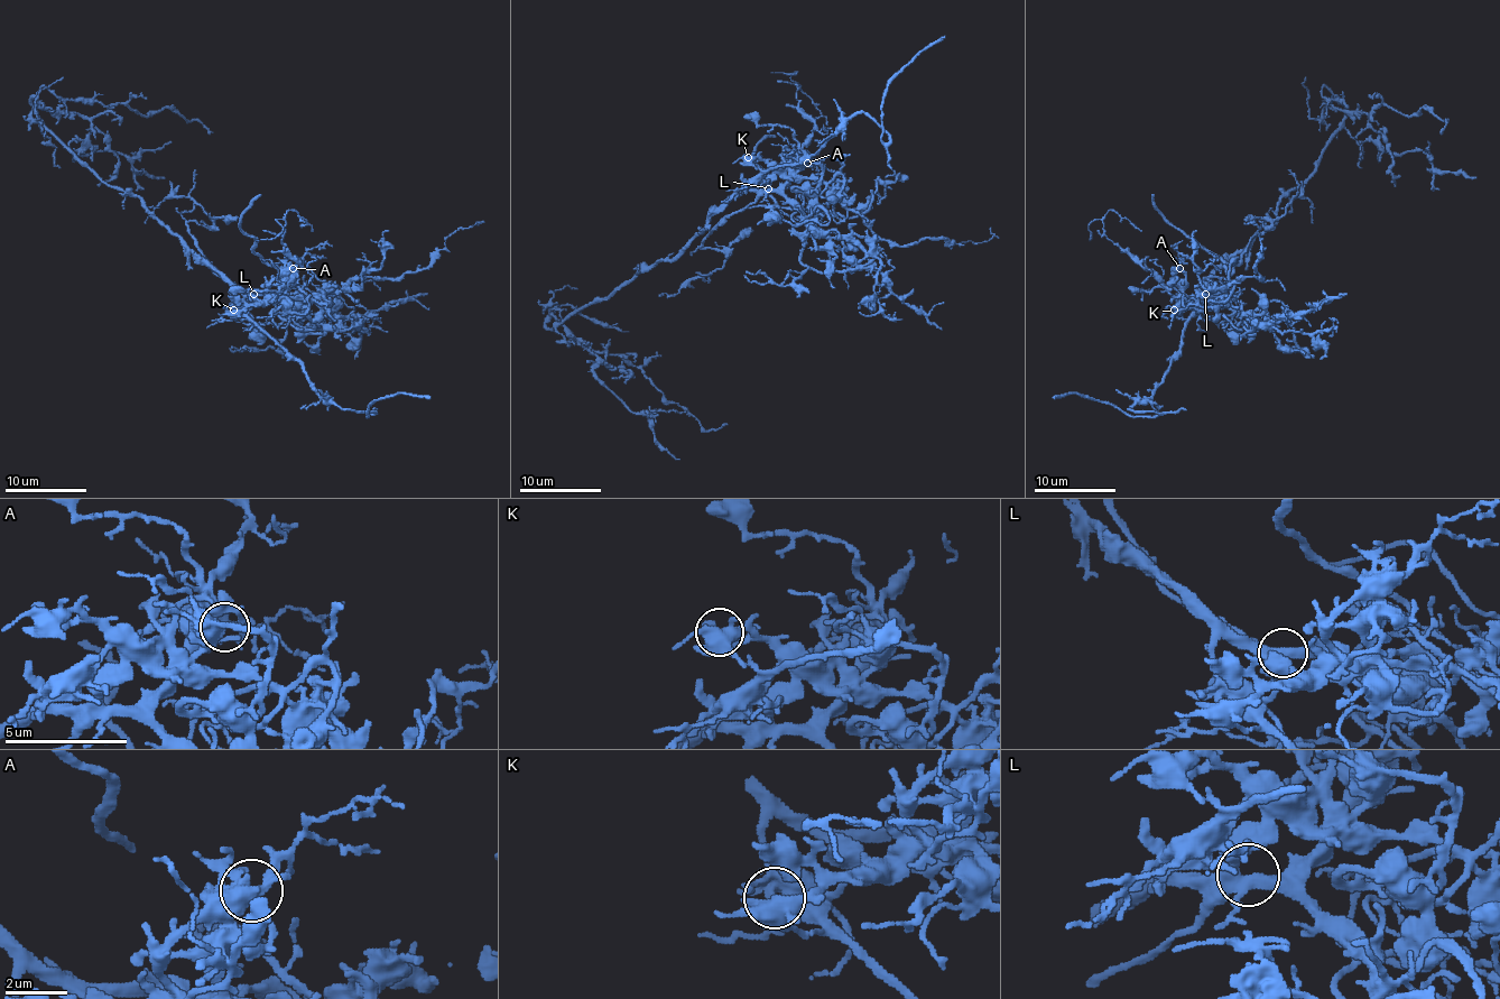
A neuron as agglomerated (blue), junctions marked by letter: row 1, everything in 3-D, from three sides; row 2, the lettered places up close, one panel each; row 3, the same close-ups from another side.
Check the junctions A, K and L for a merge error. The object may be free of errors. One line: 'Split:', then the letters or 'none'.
Split: A

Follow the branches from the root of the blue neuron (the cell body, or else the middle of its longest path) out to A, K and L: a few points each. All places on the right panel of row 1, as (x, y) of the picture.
A: (1262, 230), (1207, 281), (1207, 289), (1195, 299), (1188, 299), (1176, 287), (1178, 267)
K: (1262, 230), (1246, 249), (1228, 259), (1211, 276), (1205, 286), (1203, 302), (1186, 318), (1181, 318), (1174, 310)
L: (1262, 230), (1207, 281), (1205, 294)

